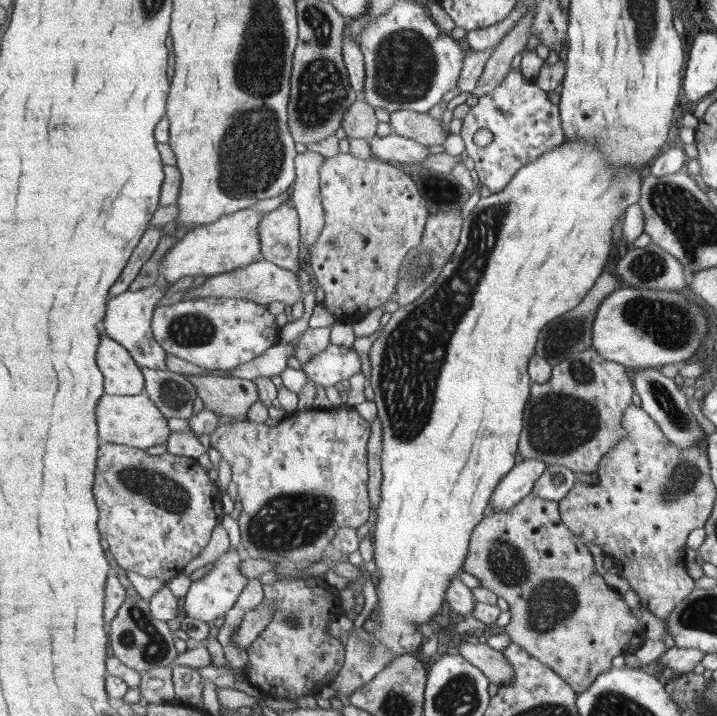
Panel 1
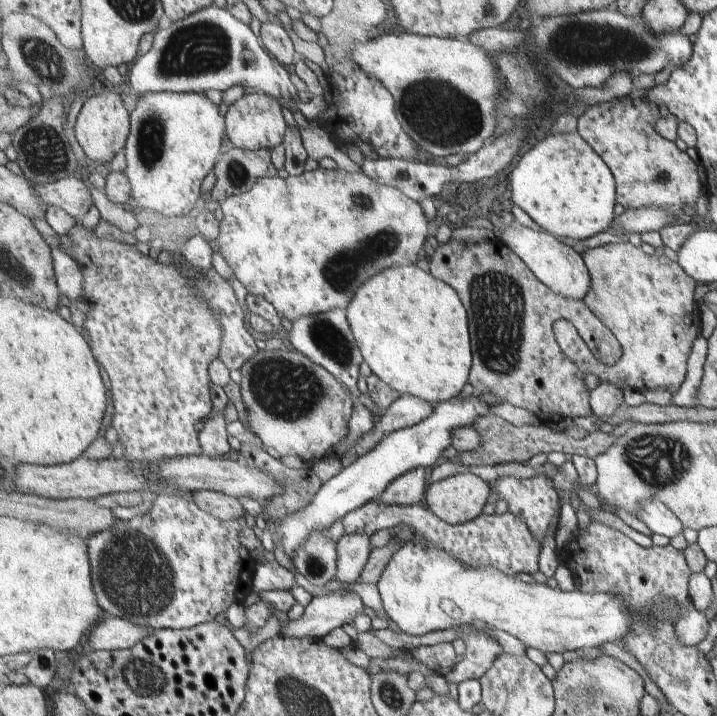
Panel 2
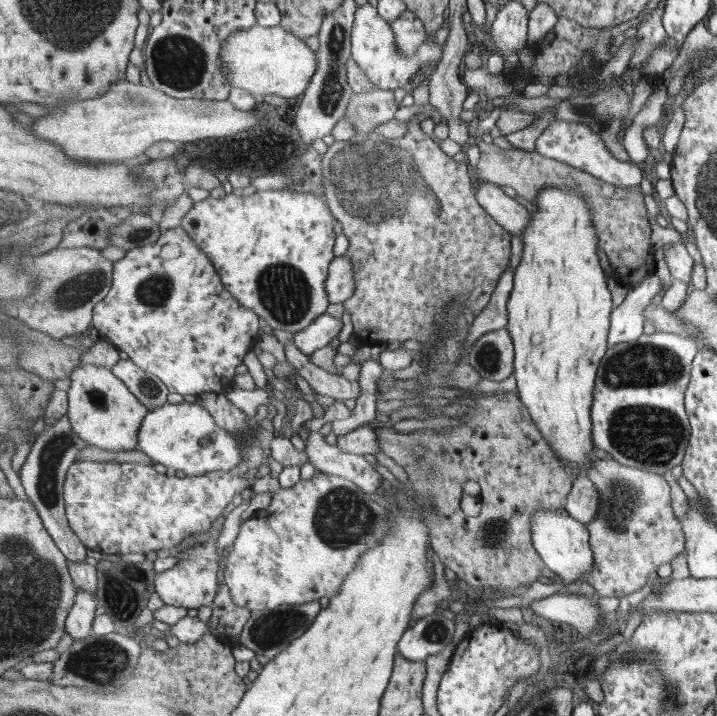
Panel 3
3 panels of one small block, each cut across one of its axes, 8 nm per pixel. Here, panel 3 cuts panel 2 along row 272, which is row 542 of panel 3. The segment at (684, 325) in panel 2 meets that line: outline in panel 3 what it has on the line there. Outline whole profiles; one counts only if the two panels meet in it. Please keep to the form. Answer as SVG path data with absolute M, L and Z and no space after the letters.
M615 457L596 459L590 466L591 470L585 473L593 481L601 493L601 510L597 518L588 525L590 530L590 544L595 554L594 570L582 580L595 588L596 594L601 596L614 596L623 598L645 588L651 574L659 570L663 564L672 564L675 558L685 553L687 549L687 536L683 532L683 524L673 510L673 494L671 486L665 476L654 474L645 470L628 467Z

